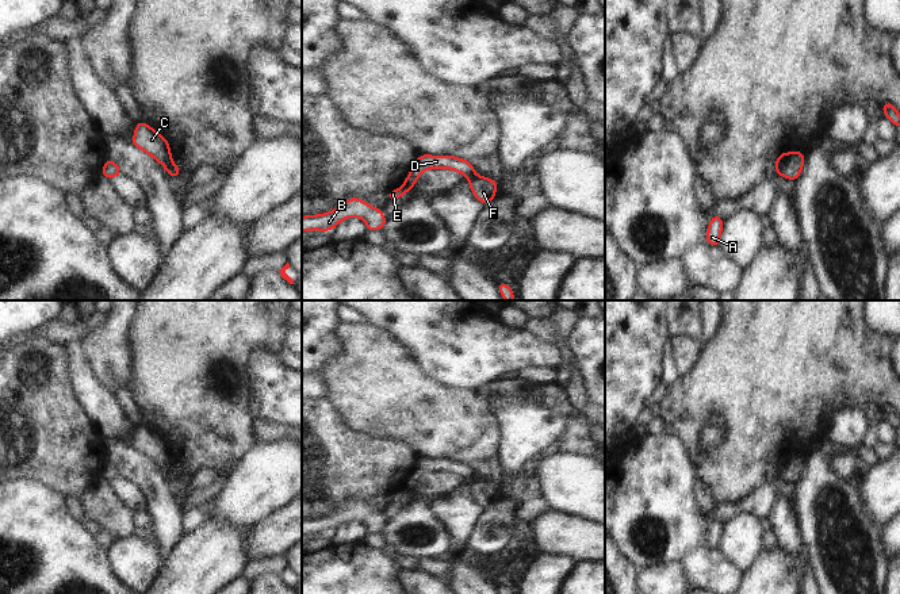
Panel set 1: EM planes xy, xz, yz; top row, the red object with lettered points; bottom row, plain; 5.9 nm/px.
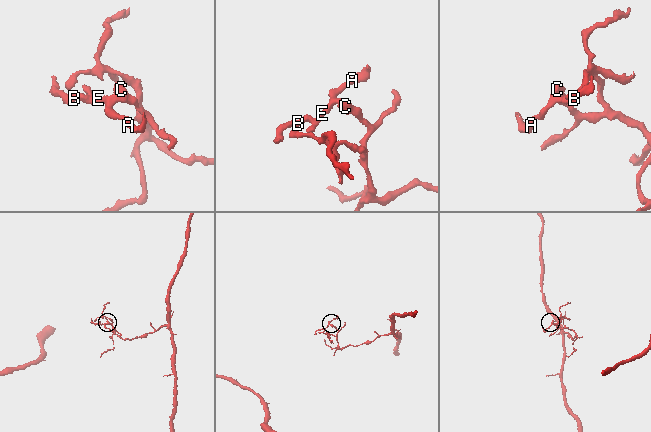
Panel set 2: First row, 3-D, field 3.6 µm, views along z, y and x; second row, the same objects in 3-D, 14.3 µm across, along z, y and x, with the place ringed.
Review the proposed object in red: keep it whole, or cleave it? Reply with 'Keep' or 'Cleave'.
Cleave.

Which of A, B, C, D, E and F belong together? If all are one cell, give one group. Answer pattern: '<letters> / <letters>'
A B C D E / F

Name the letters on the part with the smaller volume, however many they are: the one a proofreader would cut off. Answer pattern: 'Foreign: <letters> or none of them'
Foreign: A, B, C, D, E

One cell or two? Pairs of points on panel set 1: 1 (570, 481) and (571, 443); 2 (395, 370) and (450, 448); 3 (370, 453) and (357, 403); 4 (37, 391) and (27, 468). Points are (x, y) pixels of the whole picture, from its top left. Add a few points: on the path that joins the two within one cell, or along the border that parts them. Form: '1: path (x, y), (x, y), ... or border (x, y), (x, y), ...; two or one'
1: border (559, 449), (590, 456); two
2: path (399, 389), (440, 429); one
3: border (339, 412), (357, 430), (395, 439); two
4: path (27, 410), (27, 449); one

